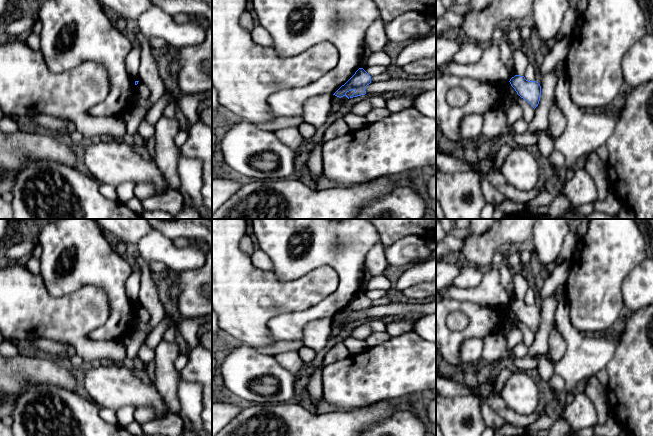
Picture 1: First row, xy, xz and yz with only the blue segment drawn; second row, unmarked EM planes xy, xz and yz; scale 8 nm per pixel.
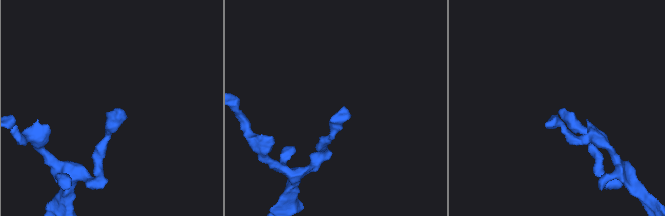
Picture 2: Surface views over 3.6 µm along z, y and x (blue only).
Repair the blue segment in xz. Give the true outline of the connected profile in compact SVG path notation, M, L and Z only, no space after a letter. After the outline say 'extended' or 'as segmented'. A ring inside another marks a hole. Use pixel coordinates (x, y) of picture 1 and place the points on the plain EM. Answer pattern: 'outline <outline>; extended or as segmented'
outline M359 292L333 319L339 322L346 320L348 323L365 319L365 311L370 307L371 300L363 292Z; as segmented

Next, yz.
outline M515 299L509 306L517 318L534 333L538 330L541 321L541 310L538 306L528 305L520 299Z; as segmented

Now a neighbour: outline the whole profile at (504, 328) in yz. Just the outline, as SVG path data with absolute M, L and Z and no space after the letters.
M505 321L499 328L492 331L492 334L506 336L509 331L511 324Z

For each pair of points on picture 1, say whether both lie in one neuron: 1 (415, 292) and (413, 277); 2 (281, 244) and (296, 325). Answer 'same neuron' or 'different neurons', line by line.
1: different neurons
2: same neuron

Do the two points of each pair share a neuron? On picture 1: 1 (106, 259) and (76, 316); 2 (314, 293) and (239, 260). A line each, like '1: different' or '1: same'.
1: different
2: same

